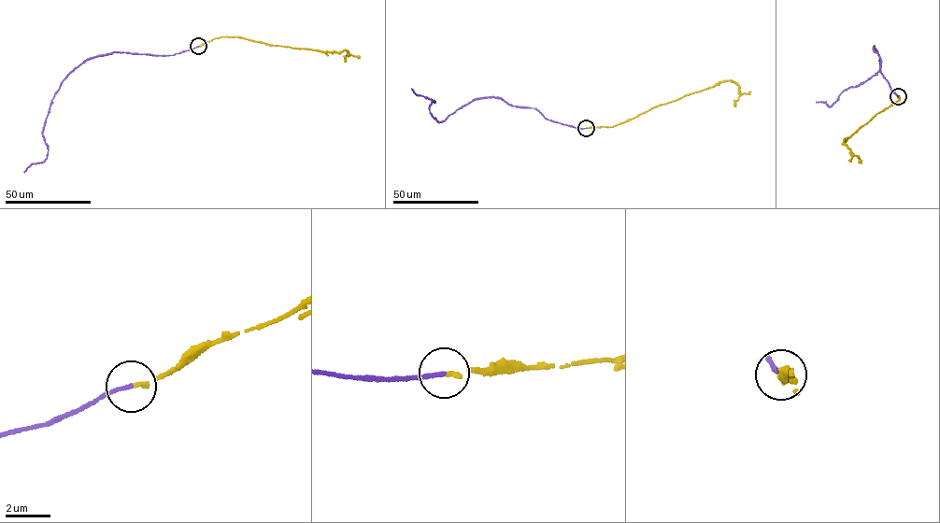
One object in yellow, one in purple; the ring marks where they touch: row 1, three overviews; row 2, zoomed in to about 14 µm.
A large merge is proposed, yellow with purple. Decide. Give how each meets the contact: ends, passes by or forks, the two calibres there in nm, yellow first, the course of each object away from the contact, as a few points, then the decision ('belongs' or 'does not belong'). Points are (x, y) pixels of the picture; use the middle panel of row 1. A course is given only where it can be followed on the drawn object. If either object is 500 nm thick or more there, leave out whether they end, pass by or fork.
yellow ends; purple ends; calibres 170 and 170 nm; course yellow (587, 128), (616, 126), (724, 80), (732, 80), (739, 87), (735, 106); course purple (587, 128), (555, 122), (534, 107), (493, 97), (477, 99), (439, 122), (429, 111), (434, 101), (411, 88); belongs

